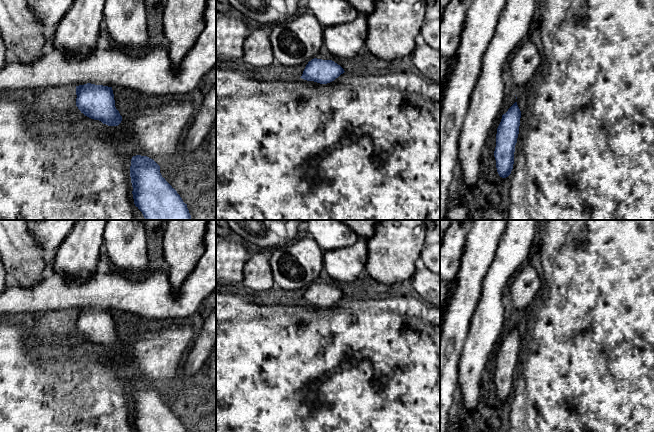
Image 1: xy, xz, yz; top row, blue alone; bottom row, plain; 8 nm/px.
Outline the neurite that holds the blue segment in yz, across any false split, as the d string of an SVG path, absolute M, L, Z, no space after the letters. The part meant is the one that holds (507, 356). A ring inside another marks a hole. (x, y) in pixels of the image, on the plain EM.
M515 326L508 335L502 339L501 346L497 352L494 381L497 396L502 402L508 401L513 393L520 342L521 335L517 326Z

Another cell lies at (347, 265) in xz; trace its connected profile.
M359 237L352 245L323 252L323 271L333 280L352 283L362 277L367 263L367 239Z

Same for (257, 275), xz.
M263 253L249 257L243 268L242 285L256 291L266 291L275 287L269 258Z

